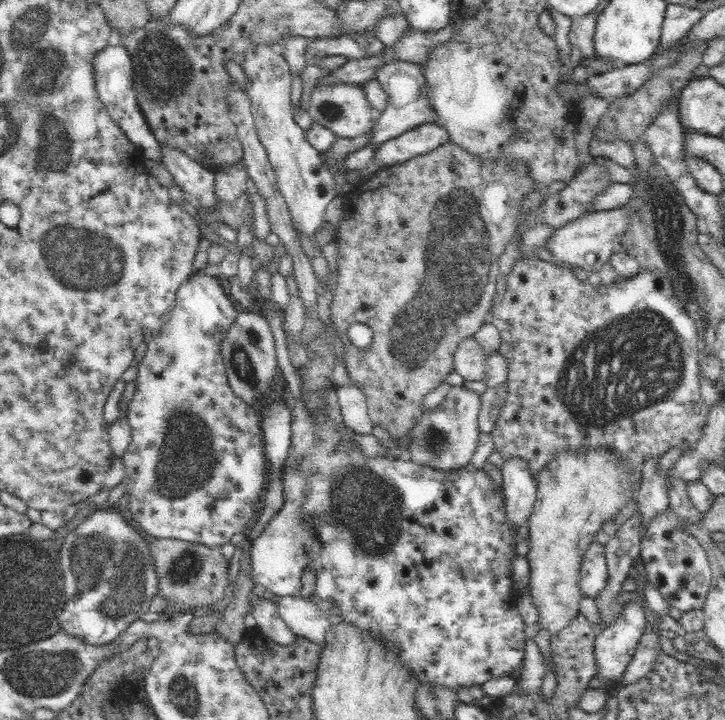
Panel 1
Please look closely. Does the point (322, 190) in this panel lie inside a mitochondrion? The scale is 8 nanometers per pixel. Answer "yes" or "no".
no

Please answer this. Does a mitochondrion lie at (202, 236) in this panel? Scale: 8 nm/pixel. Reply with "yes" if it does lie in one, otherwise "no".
no

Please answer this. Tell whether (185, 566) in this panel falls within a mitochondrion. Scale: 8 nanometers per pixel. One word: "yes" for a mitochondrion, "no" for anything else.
yes

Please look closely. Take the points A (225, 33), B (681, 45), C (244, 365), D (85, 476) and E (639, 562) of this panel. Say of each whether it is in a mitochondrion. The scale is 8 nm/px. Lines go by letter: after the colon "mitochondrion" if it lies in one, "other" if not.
A: other
B: other
C: mitochondrion
D: other
E: other

